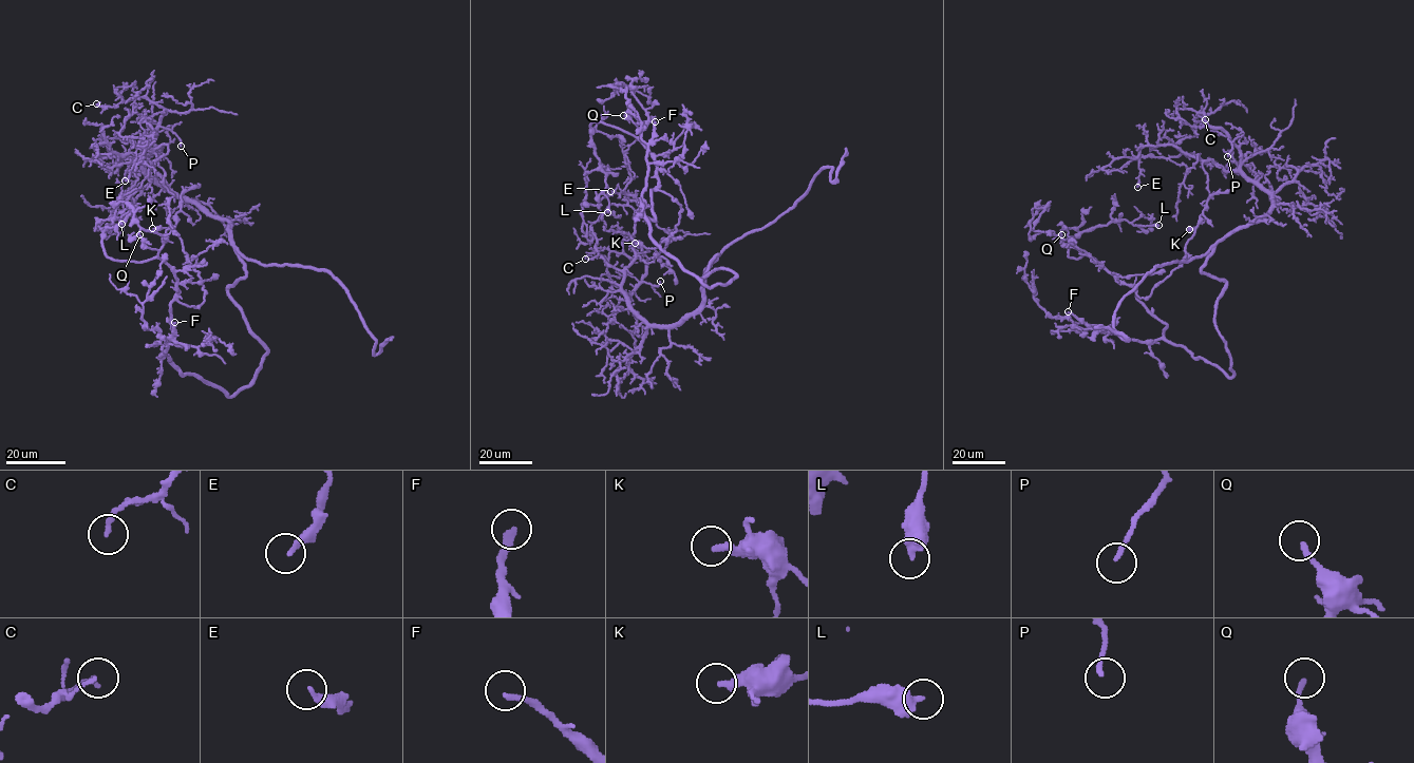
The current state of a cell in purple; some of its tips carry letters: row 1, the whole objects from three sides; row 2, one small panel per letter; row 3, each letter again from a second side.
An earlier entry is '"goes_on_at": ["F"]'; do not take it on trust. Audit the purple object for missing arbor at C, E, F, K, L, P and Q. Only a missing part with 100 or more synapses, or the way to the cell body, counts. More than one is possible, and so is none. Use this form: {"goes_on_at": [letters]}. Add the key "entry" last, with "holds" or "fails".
{"goes_on_at": ["F"], "entry": "holds"}

